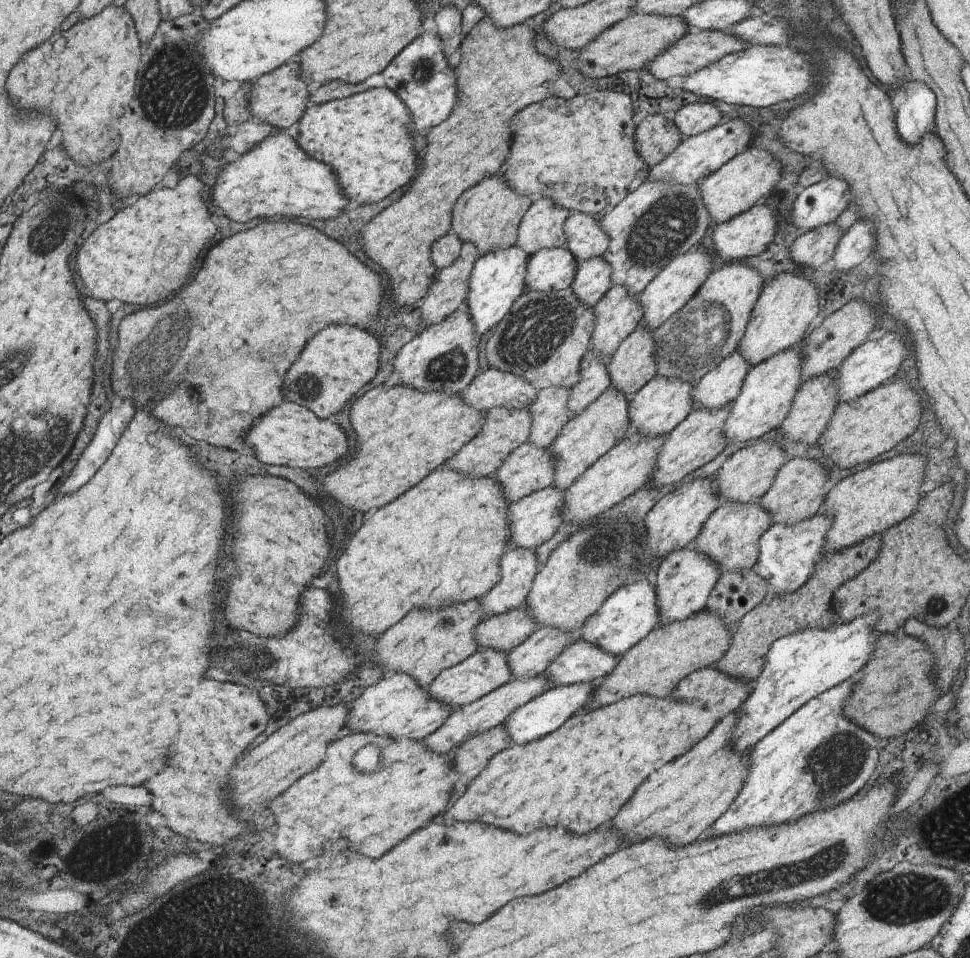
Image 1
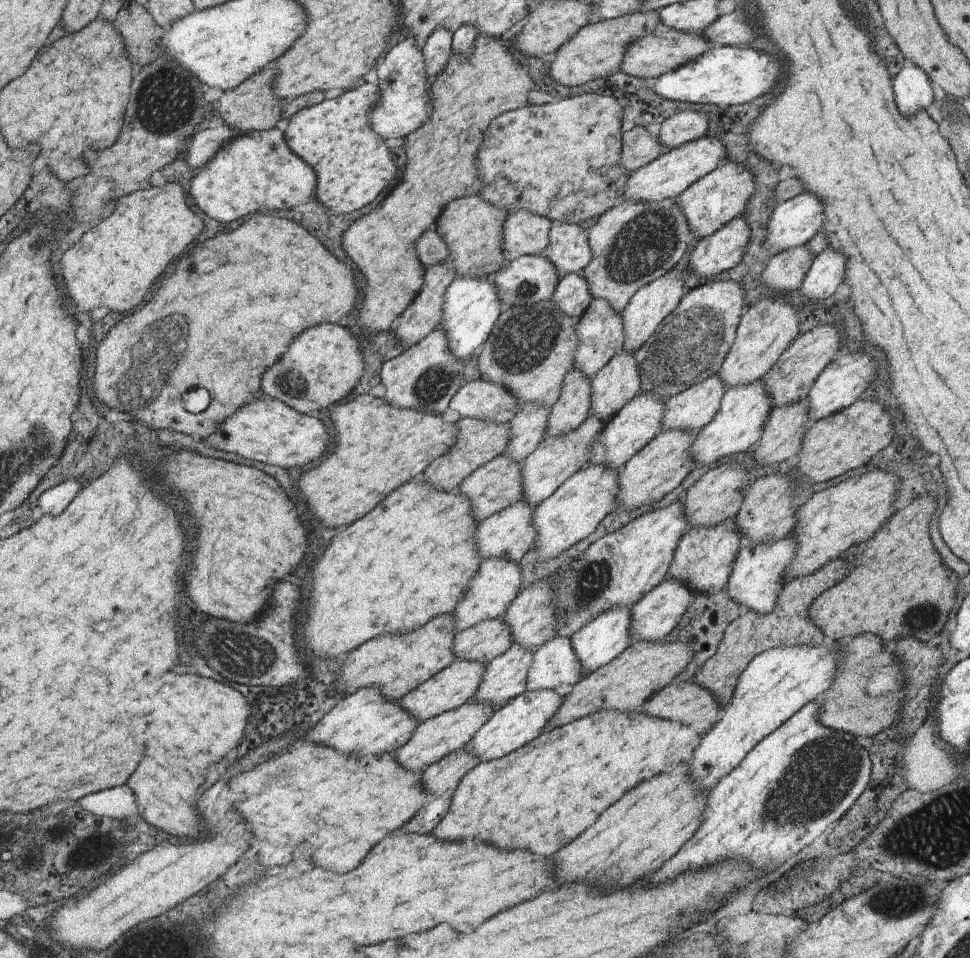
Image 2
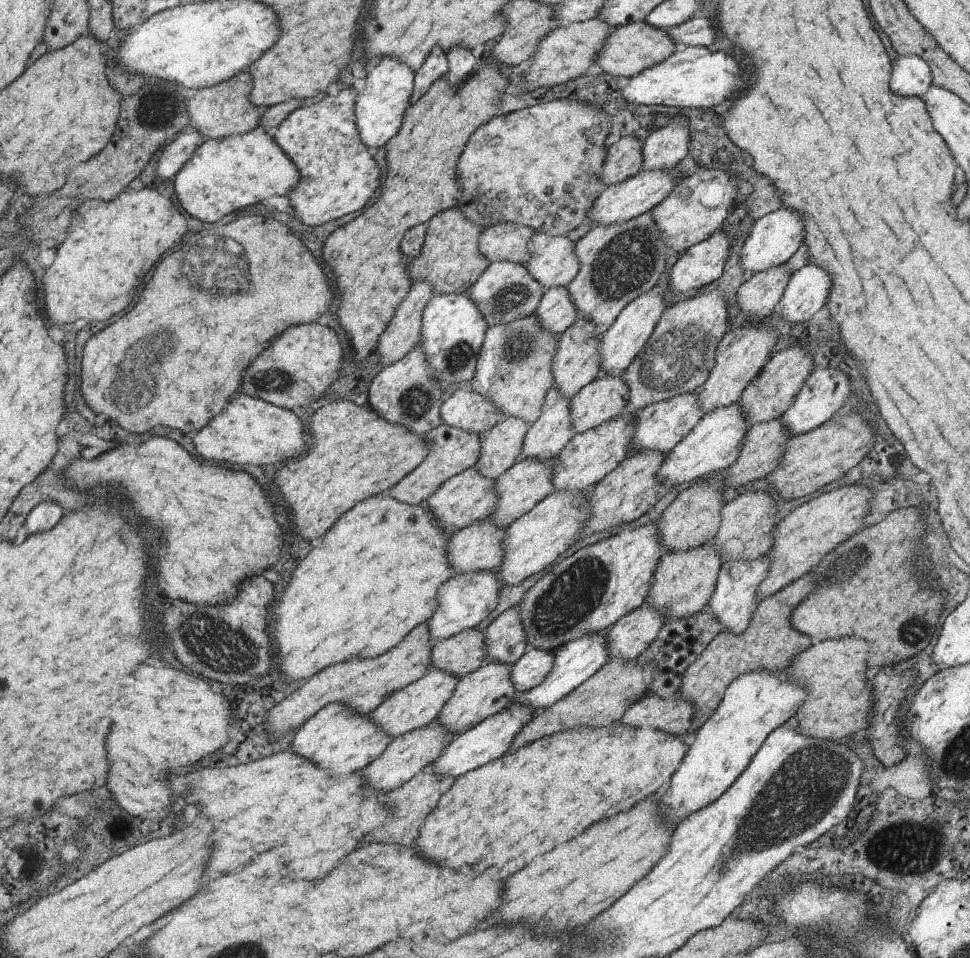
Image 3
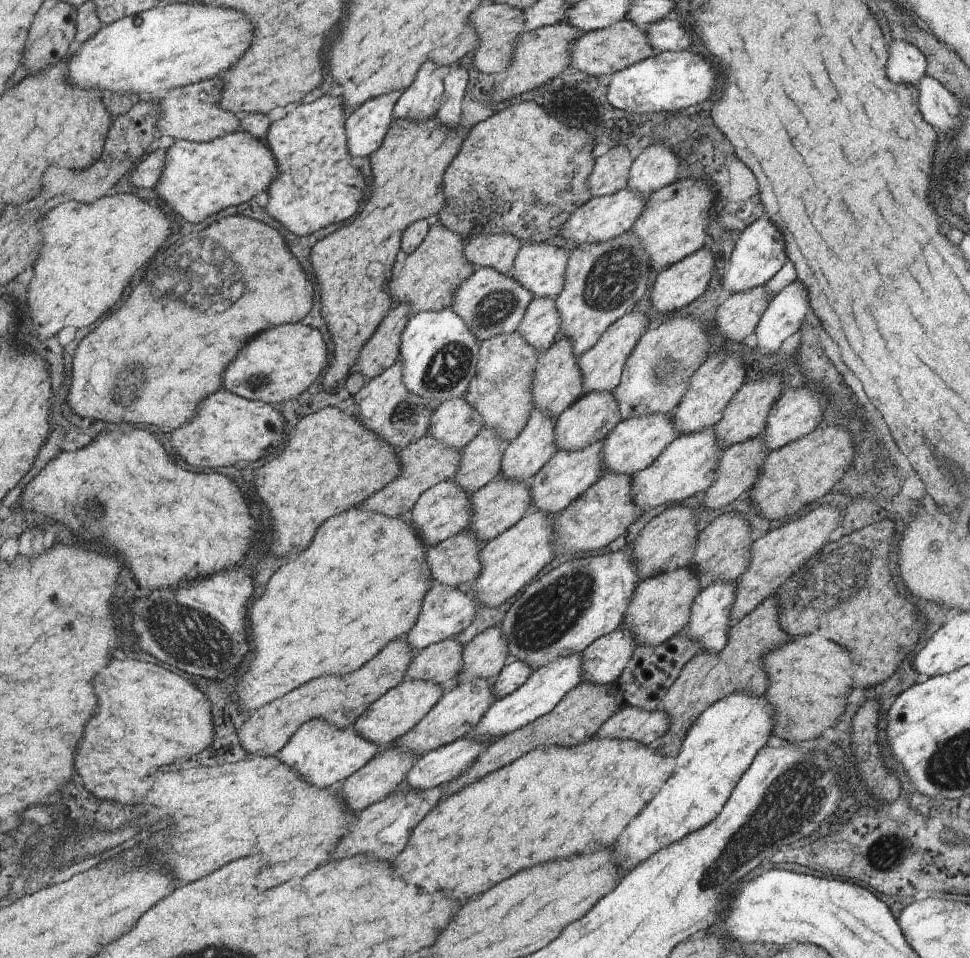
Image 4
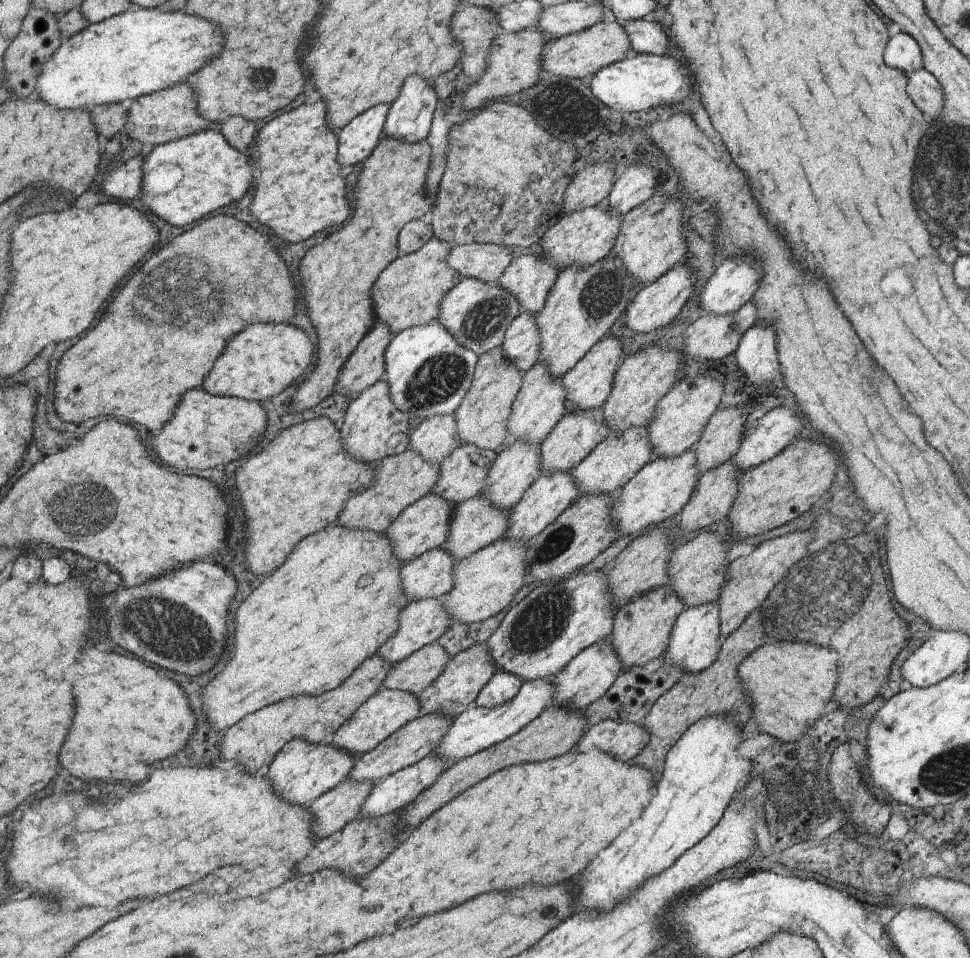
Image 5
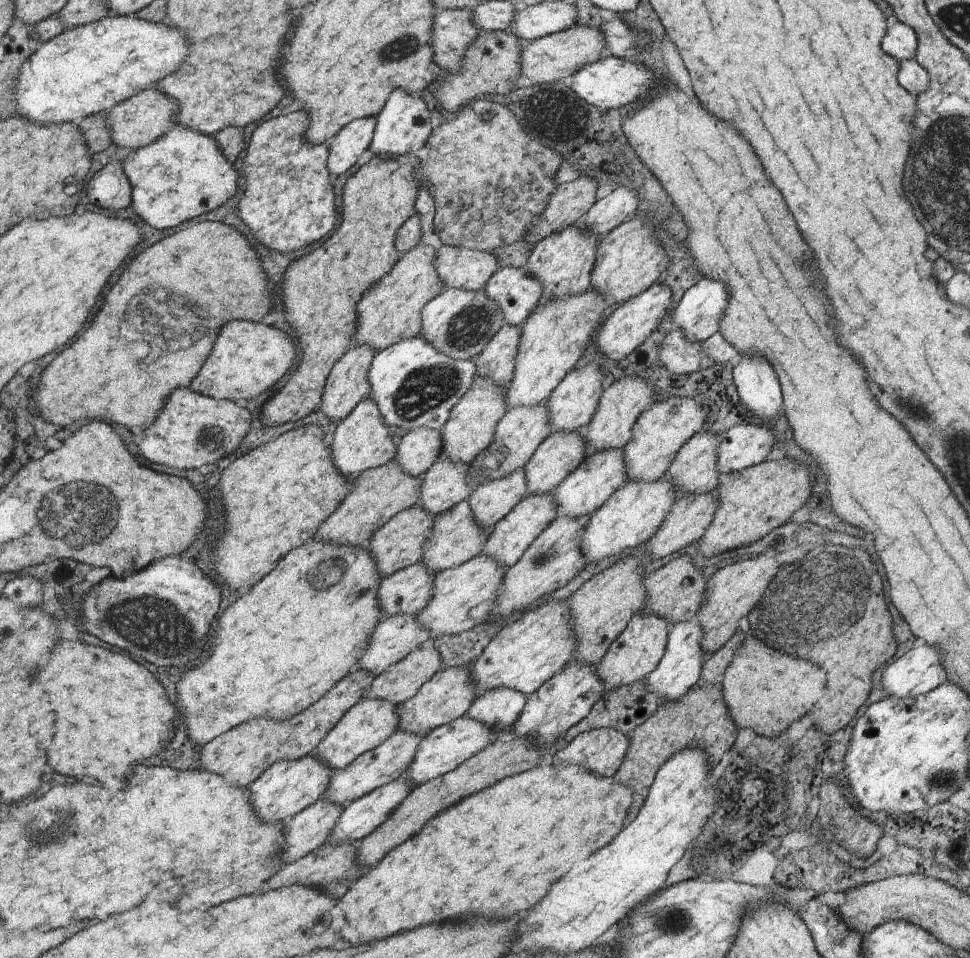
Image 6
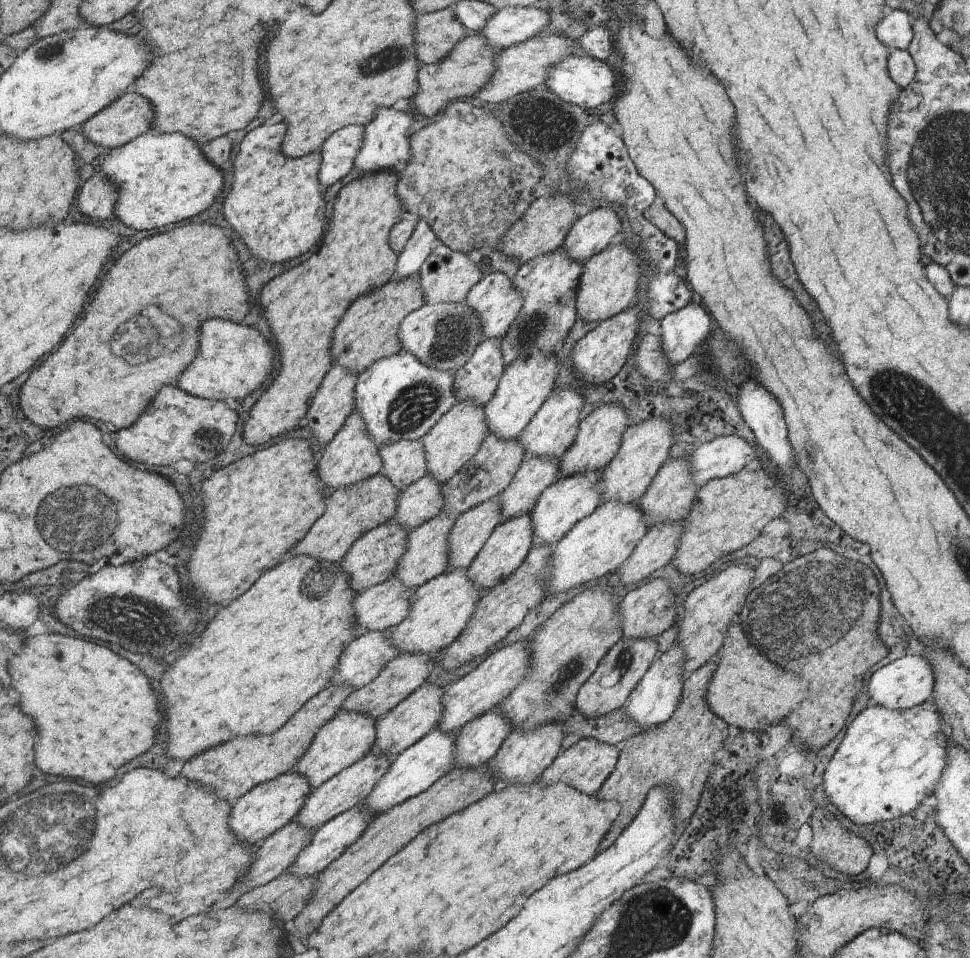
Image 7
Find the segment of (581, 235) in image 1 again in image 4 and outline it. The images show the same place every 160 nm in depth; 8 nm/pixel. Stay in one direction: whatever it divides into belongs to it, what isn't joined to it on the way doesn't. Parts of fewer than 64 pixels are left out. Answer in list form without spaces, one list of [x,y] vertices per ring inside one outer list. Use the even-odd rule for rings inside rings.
[[[528,241],[519,251],[510,276],[533,292],[535,298],[555,299],[565,285],[568,259],[566,250],[556,244]]]

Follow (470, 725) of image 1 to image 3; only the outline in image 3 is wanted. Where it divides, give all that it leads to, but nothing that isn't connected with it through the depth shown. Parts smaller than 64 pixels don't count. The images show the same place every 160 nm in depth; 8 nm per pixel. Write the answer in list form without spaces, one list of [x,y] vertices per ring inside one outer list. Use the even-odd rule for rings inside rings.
[[[434,721],[404,735],[394,737],[387,750],[363,769],[362,775],[365,776],[370,789],[387,794],[414,778],[420,771],[428,770],[428,766],[439,758],[441,752],[444,752],[456,736],[456,733],[448,727]]]

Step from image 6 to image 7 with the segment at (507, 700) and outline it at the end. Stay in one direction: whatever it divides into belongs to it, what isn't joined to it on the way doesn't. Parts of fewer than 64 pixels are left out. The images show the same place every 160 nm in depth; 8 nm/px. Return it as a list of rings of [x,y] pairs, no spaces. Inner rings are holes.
[[[498,704],[487,714],[472,719],[456,734],[456,767],[479,767],[498,754],[512,731],[511,722],[502,714]]]

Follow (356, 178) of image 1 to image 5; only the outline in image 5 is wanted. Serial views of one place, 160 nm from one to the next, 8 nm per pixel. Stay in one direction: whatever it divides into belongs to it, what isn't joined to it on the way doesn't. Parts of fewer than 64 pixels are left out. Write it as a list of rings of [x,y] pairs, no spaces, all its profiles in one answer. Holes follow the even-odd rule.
[[[316,102],[316,104],[302,104],[290,112],[284,112],[280,116],[276,116],[273,120],[270,120],[268,124],[265,124],[258,132],[256,136],[256,143],[258,145],[258,158],[255,160],[257,164],[257,186],[256,192],[254,192],[254,198],[250,204],[250,211],[254,216],[268,228],[274,231],[274,234],[284,241],[284,243],[294,243],[305,241],[317,232],[322,232],[326,228],[332,228],[332,226],[340,226],[348,216],[350,212],[353,212],[353,208],[350,208],[350,200],[348,200],[348,190],[346,190],[346,179],[340,176],[340,170],[342,170],[338,162],[338,131],[332,130],[327,125],[327,111],[328,106],[326,102]]]

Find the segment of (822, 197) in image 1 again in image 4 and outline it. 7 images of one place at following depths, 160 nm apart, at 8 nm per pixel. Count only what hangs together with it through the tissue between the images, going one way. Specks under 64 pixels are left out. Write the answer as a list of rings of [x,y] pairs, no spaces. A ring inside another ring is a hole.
[[[764,216],[742,230],[728,262],[728,272],[720,272],[715,283],[722,289],[732,289],[732,294],[766,285],[786,260],[784,238],[768,216]]]

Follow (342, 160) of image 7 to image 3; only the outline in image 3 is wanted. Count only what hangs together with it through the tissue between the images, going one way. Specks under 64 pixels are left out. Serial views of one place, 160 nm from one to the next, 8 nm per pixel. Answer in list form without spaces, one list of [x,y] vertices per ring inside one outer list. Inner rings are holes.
[[[384,57],[380,63],[367,74],[364,92],[359,94],[355,104],[355,123],[358,125],[363,143],[368,148],[379,149],[394,139],[403,126],[407,108],[412,105],[416,70],[404,61],[394,57]]]

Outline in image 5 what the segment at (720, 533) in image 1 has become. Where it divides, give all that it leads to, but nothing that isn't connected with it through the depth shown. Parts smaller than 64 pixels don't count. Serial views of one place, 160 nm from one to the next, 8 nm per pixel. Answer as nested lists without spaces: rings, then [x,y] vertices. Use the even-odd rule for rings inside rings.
[[[668,584],[631,599],[616,610],[610,639],[624,670],[666,654],[671,630],[685,608],[685,602]]]

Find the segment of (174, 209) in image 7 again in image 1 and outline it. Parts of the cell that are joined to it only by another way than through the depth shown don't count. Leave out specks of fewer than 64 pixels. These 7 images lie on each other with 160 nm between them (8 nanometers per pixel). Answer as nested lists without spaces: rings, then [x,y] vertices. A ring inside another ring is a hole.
[[[286,132],[269,136],[242,157],[230,162],[218,175],[216,186],[210,190],[214,204],[220,206],[225,216],[236,222],[248,222],[254,218],[272,218],[272,216],[291,216],[291,218],[310,218],[310,220],[345,219],[345,206],[350,200],[339,185],[339,179],[332,165],[316,160],[304,152],[303,148]]]

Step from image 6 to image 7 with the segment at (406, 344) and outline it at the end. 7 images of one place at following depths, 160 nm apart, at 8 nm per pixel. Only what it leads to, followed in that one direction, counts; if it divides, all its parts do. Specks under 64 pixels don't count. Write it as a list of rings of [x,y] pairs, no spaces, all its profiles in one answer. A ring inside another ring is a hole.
[[[406,350],[372,363],[358,374],[355,388],[355,410],[363,416],[369,436],[380,448],[386,442],[420,439],[456,402],[455,374],[428,366]]]

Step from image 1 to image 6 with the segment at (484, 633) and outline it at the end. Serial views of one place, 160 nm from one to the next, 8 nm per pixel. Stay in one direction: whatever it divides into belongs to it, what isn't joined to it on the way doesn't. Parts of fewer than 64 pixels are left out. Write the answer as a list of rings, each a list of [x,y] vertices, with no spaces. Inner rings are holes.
[[[432,644],[420,646],[406,659],[376,676],[364,698],[384,699],[399,706],[411,699],[442,668],[443,655],[439,649]]]

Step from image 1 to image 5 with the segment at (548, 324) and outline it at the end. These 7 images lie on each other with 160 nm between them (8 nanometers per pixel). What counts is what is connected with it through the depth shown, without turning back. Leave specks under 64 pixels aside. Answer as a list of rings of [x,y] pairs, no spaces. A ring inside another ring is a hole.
[[[503,348],[484,352],[479,356],[475,368],[474,383],[467,393],[466,399],[456,408],[455,422],[463,443],[474,444],[476,448],[499,452],[508,441],[508,420],[512,408],[523,387],[524,374],[503,355]]]

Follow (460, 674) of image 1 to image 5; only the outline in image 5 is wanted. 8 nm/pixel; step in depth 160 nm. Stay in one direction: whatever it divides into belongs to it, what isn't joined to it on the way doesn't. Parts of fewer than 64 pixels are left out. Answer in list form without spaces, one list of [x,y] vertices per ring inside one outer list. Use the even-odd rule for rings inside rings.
[[[396,689],[379,690],[371,699],[368,699],[342,727],[336,731],[332,744],[336,748],[344,749],[354,756],[361,756],[379,746],[399,728],[411,722],[422,714],[422,705],[418,694]]]

